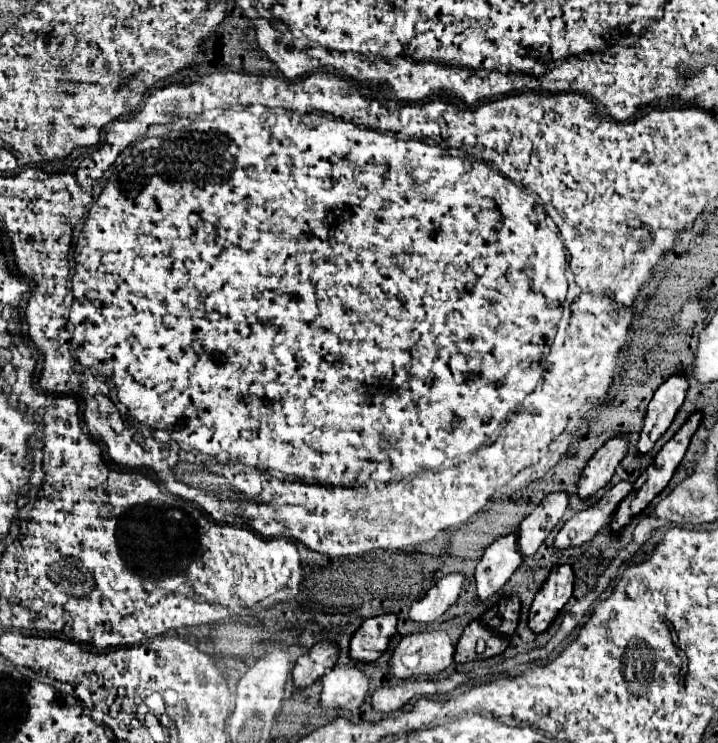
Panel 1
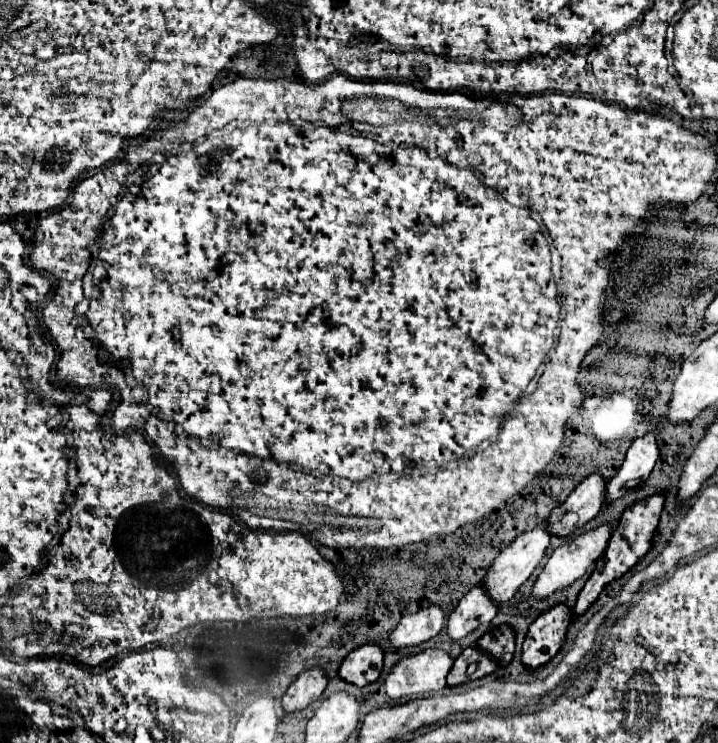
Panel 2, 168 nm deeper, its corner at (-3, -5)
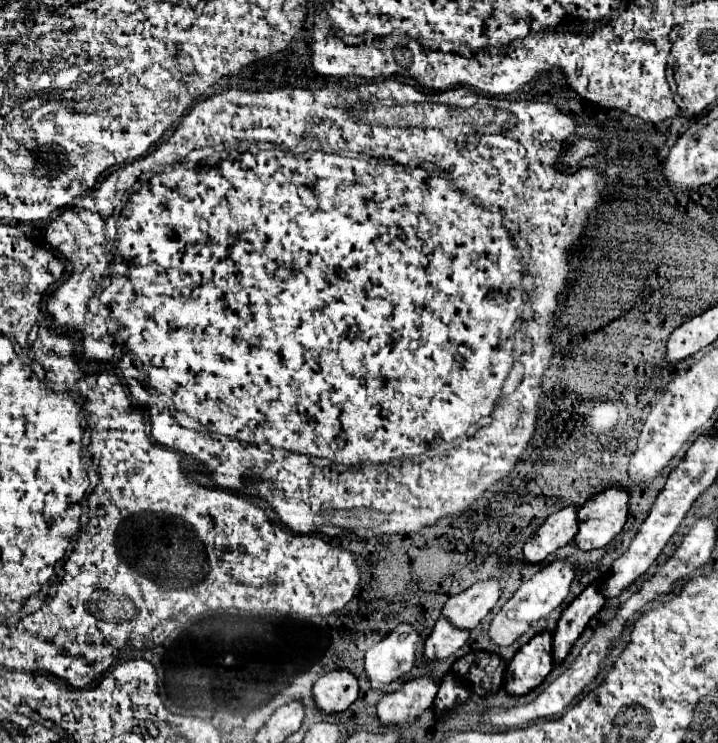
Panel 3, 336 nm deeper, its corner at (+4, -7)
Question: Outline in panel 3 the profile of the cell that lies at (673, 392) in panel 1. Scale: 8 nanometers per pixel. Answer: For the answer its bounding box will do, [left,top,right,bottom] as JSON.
[574,487,628,551]

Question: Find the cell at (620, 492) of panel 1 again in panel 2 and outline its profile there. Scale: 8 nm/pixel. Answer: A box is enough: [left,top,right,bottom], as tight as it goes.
[533,523,613,599]

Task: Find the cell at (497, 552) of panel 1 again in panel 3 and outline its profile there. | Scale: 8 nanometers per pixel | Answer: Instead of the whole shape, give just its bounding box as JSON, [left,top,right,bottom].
[422,617,470,661]

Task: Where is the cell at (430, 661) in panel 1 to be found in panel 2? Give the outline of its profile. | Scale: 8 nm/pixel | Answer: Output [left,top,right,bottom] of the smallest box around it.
[385,649,453,699]

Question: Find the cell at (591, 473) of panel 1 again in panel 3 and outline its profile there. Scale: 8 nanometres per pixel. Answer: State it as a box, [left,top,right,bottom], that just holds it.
[522,507,578,565]

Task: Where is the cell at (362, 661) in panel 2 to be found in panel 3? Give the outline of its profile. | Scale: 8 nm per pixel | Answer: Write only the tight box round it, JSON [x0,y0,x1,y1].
[312,671,358,713]

